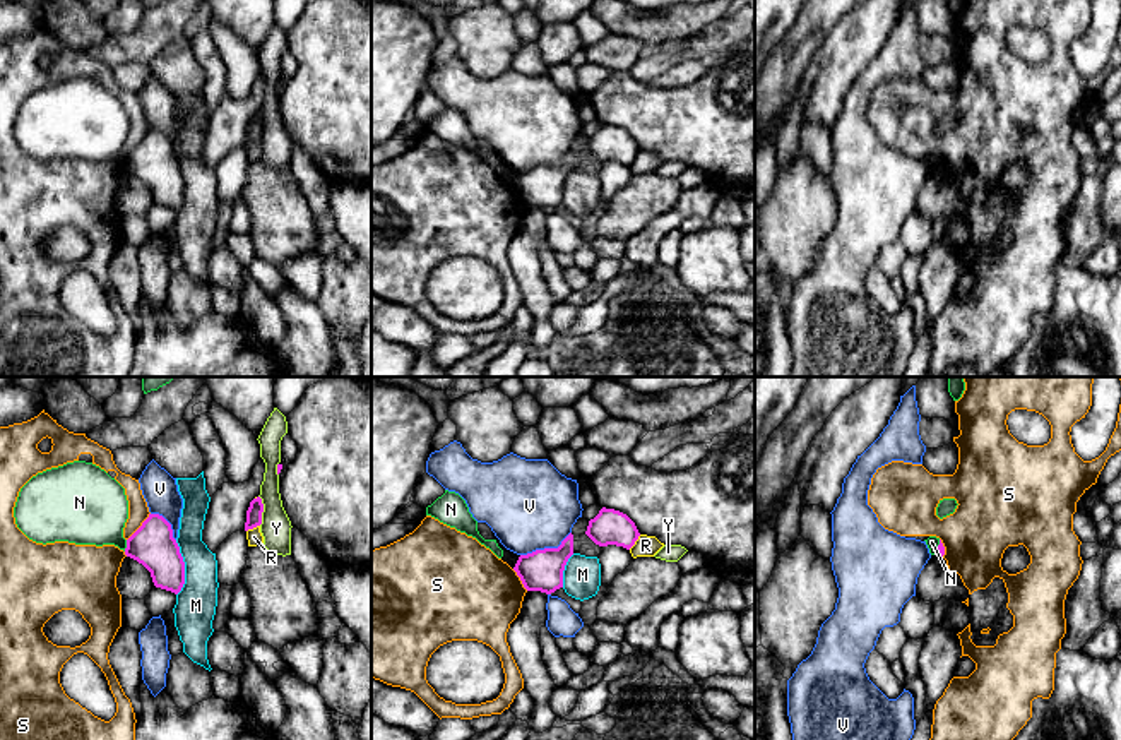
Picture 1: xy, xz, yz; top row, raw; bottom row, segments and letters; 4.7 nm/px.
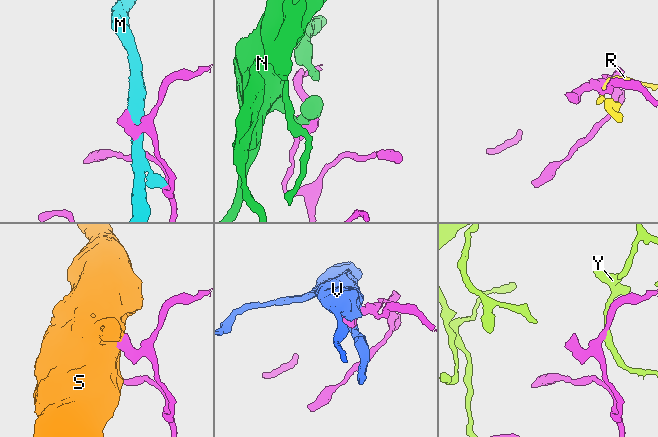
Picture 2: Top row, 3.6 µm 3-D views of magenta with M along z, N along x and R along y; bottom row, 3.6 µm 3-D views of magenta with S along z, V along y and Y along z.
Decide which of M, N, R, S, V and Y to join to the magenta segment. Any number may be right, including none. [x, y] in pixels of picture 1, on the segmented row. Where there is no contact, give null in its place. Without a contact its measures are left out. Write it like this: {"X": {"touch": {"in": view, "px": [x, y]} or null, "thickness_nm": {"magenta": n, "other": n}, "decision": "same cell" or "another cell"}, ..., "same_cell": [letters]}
{"M": {"touch": {"in": "xy", "px": [183, 567]}, "thickness_nm": {"magenta": 200, "other": 190}, "decision": "another cell"}, "N": {"touch": {"in": "xy", "px": [127, 545]}, "thickness_nm": {"magenta": 200, "other": 360}, "decision": "another cell"}, "R": {"touch": {"in": "xz", "px": [635, 540]}, "thickness_nm": {"magenta": 170, "other": 100}, "decision": "another cell"}, "S": {"touch": {"in": "xy", "px": [141, 526]}, "thickness_nm": {"magenta": 200, "other": 160}, "decision": "another cell"}, "V": {"touch": {"in": "xz", "px": [546, 549]}, "thickness_nm": {"magenta": 190, "other": 420}, "decision": "another cell"}, "Y": {"touch": {"in": "xy", "px": [262, 511]}, "thickness_nm": {"magenta": 80, "other": 140}, "decision": "another cell"}, "same_cell": []}

